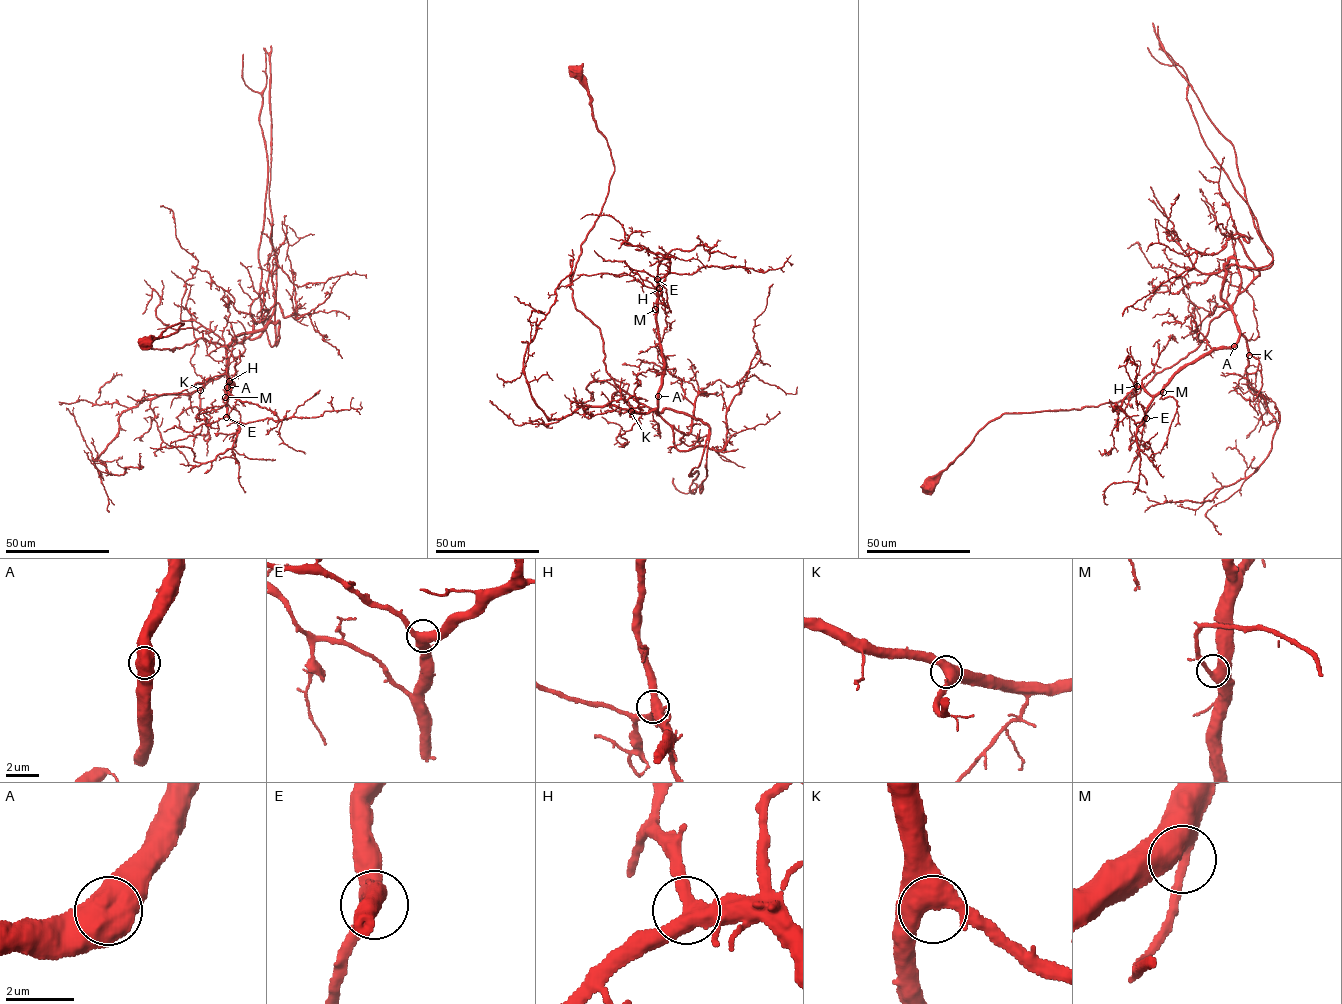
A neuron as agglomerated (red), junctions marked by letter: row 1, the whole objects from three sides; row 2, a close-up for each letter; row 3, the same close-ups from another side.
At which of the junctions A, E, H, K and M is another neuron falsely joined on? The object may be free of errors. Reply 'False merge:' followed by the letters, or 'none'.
False merge: none

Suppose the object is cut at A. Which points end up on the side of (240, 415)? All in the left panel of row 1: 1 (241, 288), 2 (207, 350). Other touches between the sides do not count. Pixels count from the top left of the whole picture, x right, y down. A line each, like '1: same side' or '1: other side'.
1: same side
2: same side

